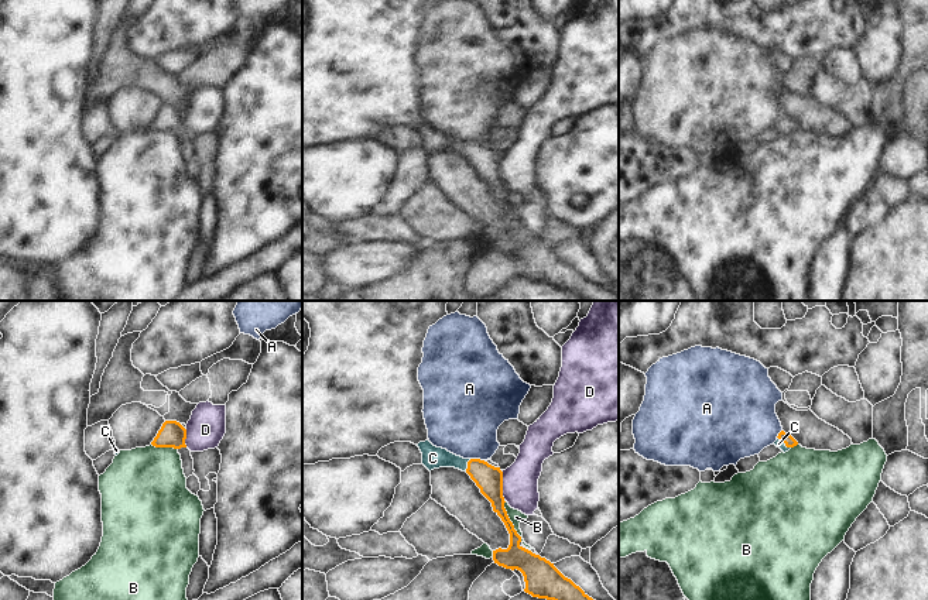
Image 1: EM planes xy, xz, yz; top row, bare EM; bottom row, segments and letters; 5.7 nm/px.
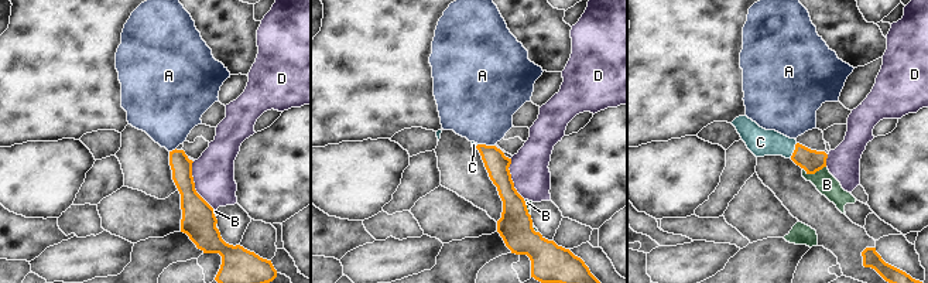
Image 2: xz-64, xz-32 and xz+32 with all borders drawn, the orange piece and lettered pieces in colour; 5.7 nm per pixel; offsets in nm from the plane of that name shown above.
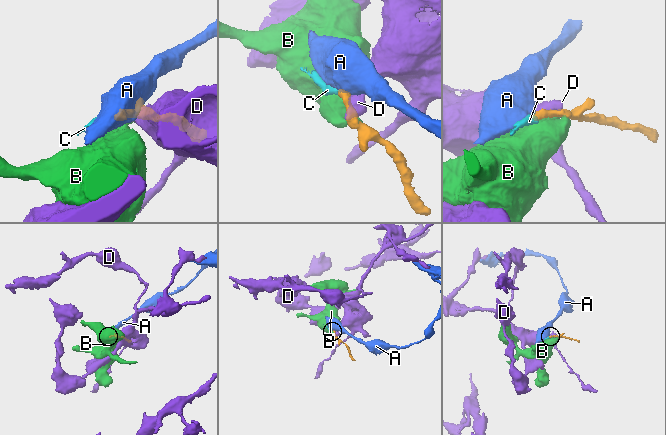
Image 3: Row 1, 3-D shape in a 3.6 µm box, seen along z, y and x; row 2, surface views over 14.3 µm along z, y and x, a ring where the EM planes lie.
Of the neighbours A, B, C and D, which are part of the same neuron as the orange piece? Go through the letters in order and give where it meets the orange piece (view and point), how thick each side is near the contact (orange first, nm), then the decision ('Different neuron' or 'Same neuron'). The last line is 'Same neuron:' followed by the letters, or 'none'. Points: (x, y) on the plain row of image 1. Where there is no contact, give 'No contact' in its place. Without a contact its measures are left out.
A: Touches orange at xz (478, 143). Thickness 160 nm (orange) against 400 nm. Different neuron
B: Touches orange at xz (510, 205). Thickness 140 nm (orange) against 80 nm. Different neuron
C: Touches orange at xz (468, 148). Thickness 160 nm (orange) against 130 nm. Same neuron
D: Touches orange at xz (502, 170). Thickness 160 nm (orange) against 200 nm. Different neuron
Same neuron: C

